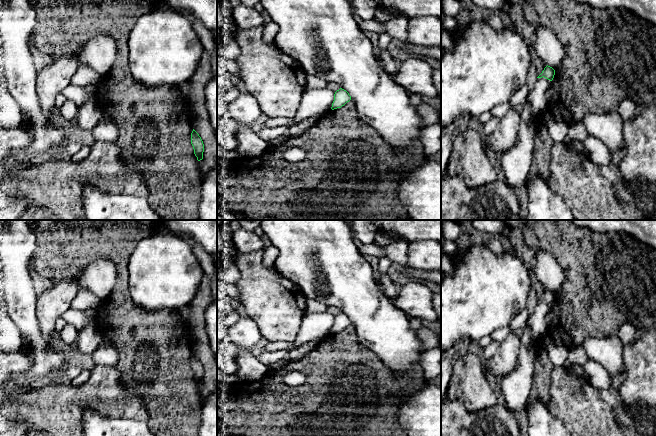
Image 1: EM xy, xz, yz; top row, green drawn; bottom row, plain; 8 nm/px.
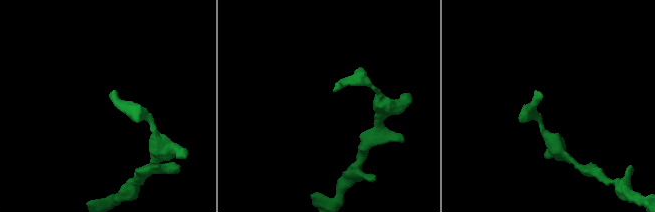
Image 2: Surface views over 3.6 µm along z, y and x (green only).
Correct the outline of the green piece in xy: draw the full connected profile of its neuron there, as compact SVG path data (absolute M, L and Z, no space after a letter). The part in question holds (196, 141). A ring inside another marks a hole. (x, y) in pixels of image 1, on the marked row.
M194 129L191 133L191 144L193 146L194 154L197 157L197 160L198 161L202 160L204 152L204 144L201 137Z

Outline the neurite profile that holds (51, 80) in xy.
M75 55L61 56L37 72L36 93L40 106L47 118L55 108L55 98L71 83L71 79L79 67Z

